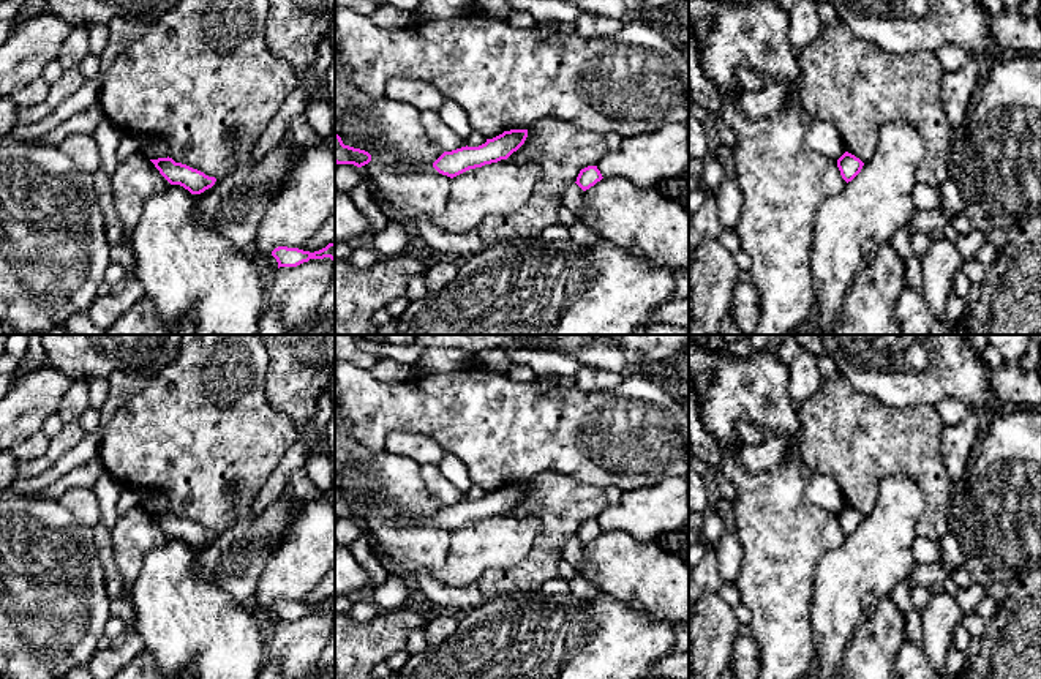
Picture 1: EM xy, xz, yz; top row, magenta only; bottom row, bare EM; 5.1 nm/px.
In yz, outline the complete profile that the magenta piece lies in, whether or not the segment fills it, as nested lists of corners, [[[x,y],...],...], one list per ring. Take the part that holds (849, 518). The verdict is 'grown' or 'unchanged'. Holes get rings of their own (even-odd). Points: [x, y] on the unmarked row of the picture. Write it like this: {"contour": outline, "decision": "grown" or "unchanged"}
{"contour": [[[845,505],[837,513],[837,521],[840,524],[840,529],[847,537],[851,535],[861,526],[862,520],[864,516],[848,505]]], "decision": "unchanged"}

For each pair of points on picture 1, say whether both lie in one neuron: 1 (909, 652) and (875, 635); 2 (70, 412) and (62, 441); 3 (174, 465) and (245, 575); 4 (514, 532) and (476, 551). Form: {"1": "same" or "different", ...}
{"1": "different", "2": "different", "3": "different", "4": "same"}

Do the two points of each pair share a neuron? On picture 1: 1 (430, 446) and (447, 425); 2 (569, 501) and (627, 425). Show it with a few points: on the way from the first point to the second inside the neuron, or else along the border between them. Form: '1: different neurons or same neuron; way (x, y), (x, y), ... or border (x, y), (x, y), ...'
1: different neurons; border (398, 430), (430, 435), (447, 452)
2: different neurons; border (548, 469), (602, 488)

